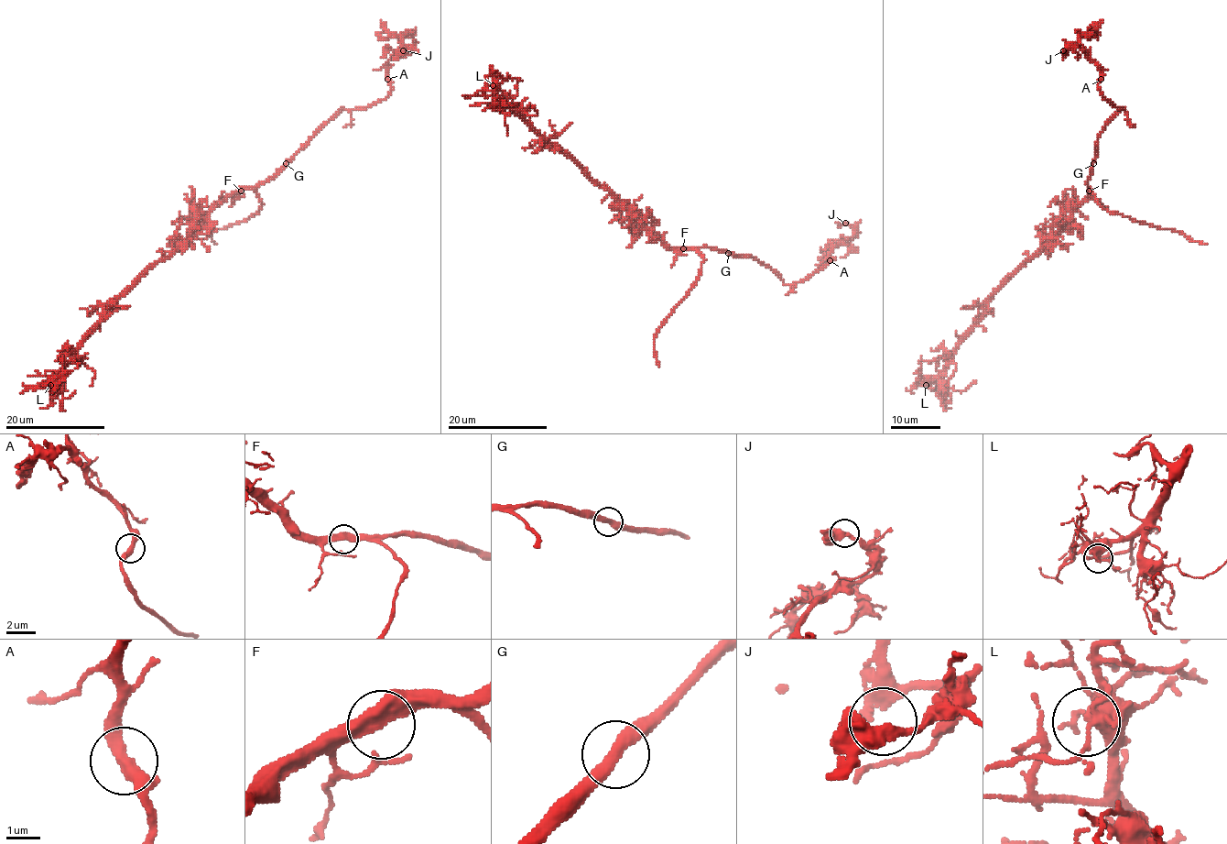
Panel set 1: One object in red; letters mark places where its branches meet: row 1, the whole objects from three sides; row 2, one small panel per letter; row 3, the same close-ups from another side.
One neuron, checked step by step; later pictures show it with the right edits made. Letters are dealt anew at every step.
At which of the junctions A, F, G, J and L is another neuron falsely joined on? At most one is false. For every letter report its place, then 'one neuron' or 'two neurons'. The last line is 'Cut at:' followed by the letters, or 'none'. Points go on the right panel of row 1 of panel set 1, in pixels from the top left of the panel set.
A: at (1101, 79); one neuron
F: at (1089, 191); one neuron
G: at (1093, 163); one neuron
J: at (1063, 50); one neuron
L: at (926, 385); one neuron
Cut at: none

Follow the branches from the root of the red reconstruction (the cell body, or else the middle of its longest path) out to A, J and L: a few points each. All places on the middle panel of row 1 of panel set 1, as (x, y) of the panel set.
A: (665, 244), (750, 256), (767, 265), (785, 284), (808, 279), (830, 260)
J: (665, 244), (750, 256), (795, 284), (853, 236), (845, 223)
L: (665, 244), (569, 157), (550, 146), (501, 99), (493, 85)

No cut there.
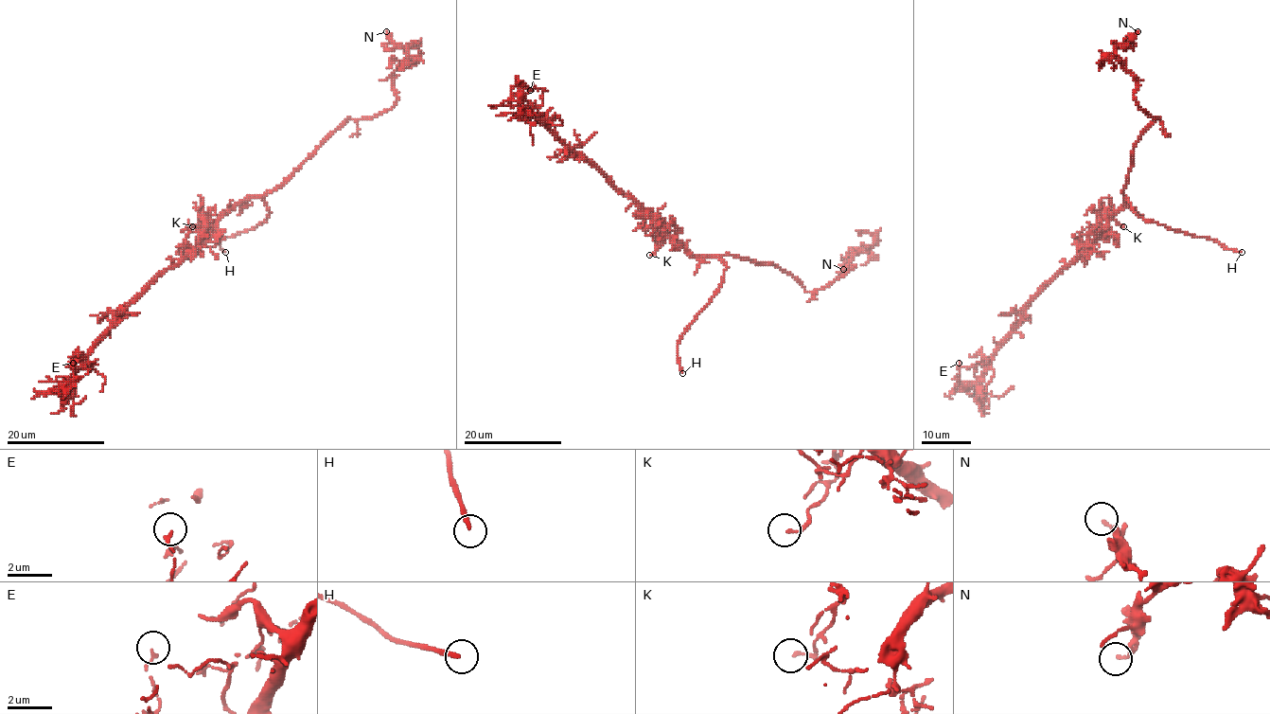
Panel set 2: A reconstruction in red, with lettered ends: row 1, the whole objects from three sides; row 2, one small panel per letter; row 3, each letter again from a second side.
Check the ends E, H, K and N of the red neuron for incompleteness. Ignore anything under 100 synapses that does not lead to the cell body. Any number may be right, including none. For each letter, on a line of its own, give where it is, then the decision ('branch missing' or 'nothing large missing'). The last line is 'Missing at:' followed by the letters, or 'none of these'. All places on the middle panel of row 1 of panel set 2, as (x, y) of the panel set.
E: (530, 90) | nothing large missing
H: (682, 373) | branch missing
K: (649, 255) | nothing large missing
N: (843, 269) | nothing large missing
Missing at: H

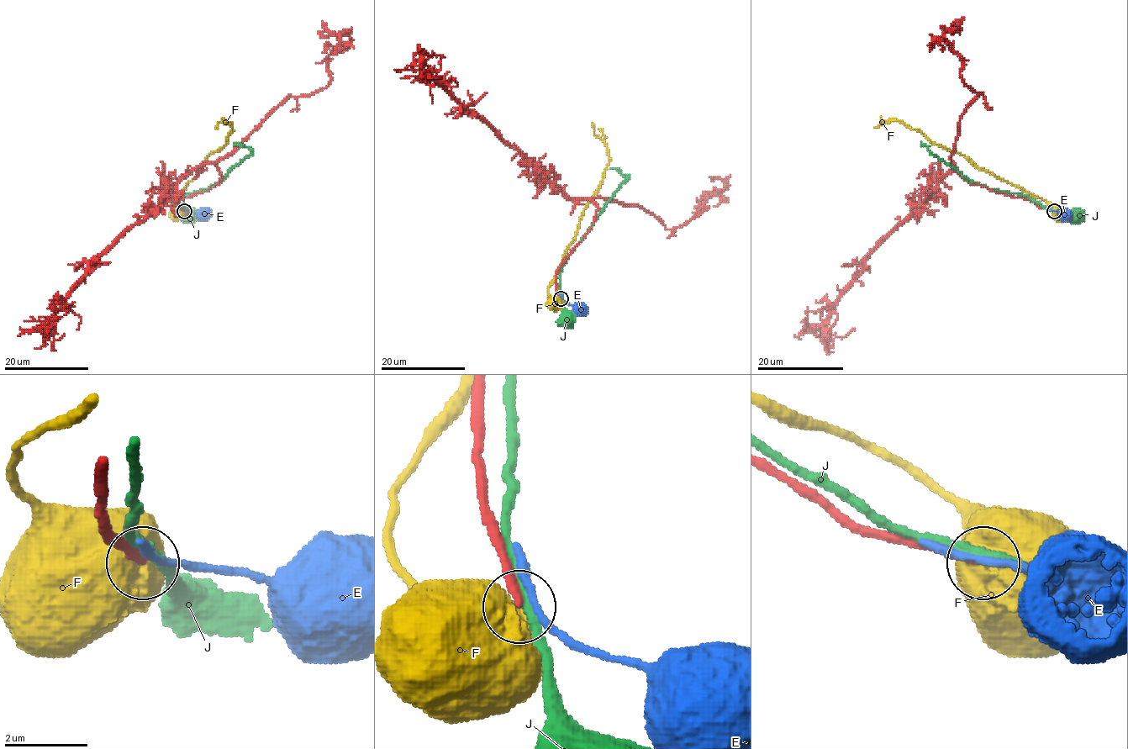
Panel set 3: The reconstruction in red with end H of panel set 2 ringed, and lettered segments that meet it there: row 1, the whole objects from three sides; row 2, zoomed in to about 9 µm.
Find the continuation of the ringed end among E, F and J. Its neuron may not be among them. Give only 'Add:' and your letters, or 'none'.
Add: none

